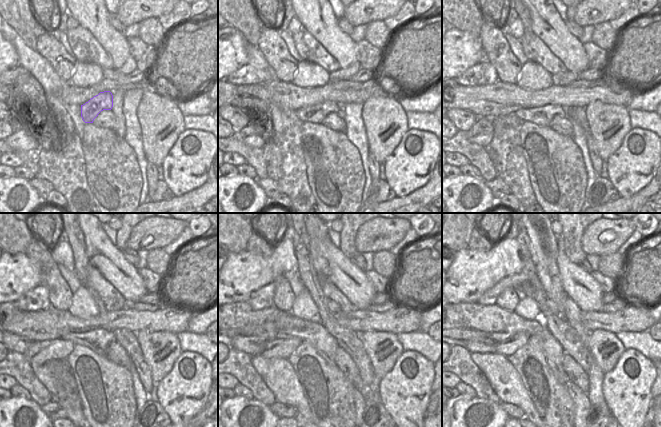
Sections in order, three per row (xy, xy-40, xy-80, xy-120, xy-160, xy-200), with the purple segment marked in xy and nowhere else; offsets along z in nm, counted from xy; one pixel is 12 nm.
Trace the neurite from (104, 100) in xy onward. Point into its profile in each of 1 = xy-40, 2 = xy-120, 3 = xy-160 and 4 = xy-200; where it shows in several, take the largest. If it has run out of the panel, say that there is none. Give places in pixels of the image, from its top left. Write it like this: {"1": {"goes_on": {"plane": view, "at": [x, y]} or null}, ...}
{"1": {"goes_on": {"plane": "xy-40", "at": [314, 114]}}, "2": {"goes_on": {"plane": "xy-120", "at": [98, 340]}}, "3": {"goes_on": {"plane": "xy-160", "at": [325, 343]}}, "4": {"goes_on": {"plane": "xy-200", "at": [554, 352]}}}

